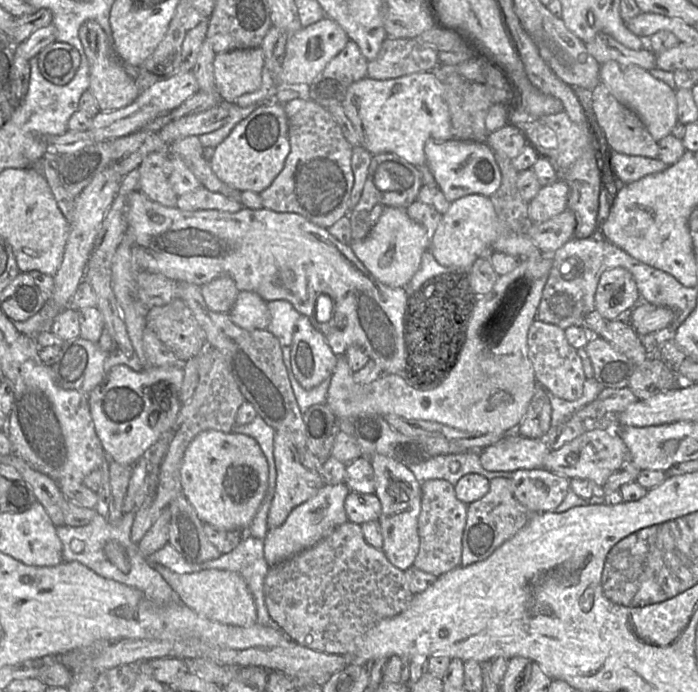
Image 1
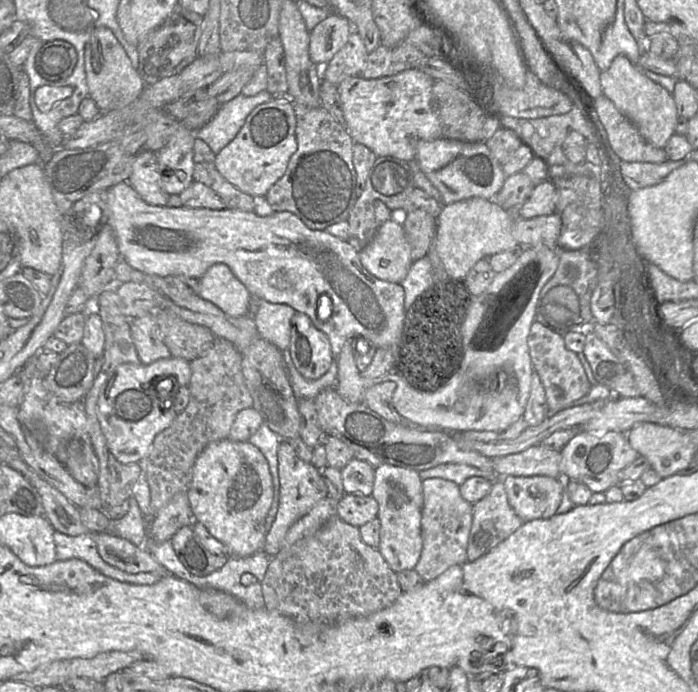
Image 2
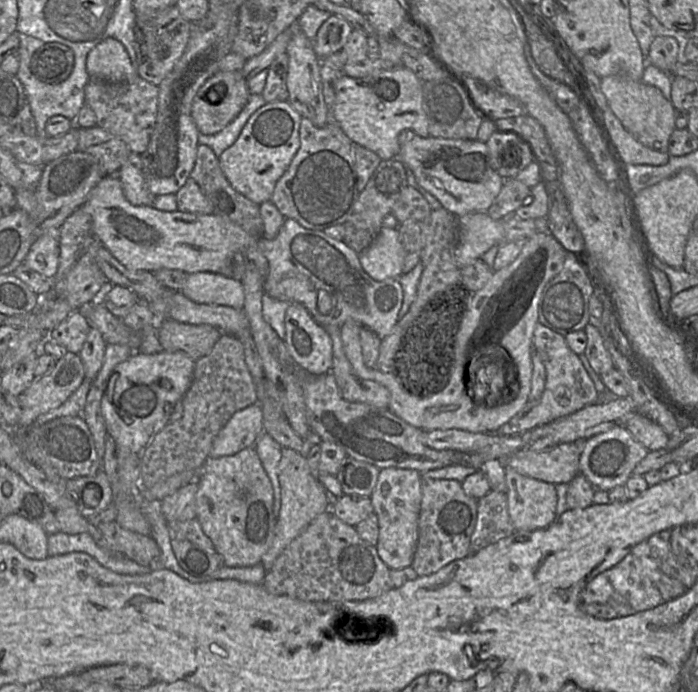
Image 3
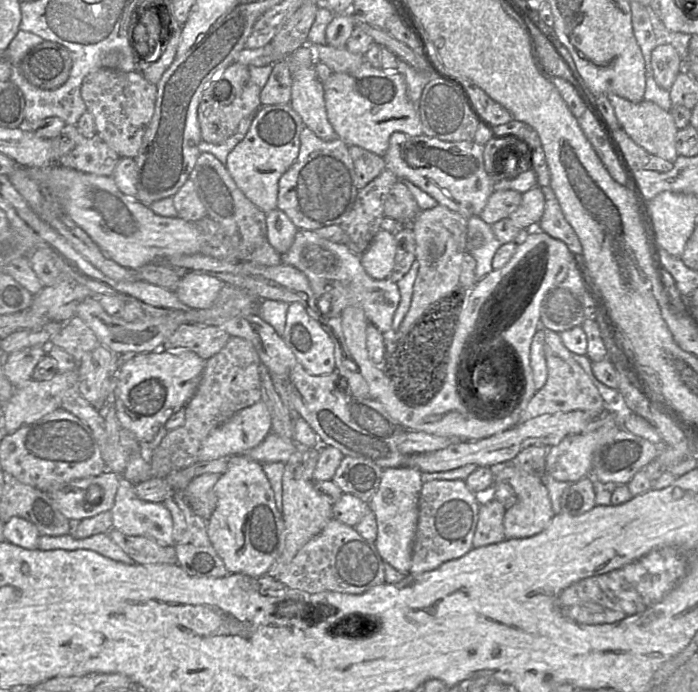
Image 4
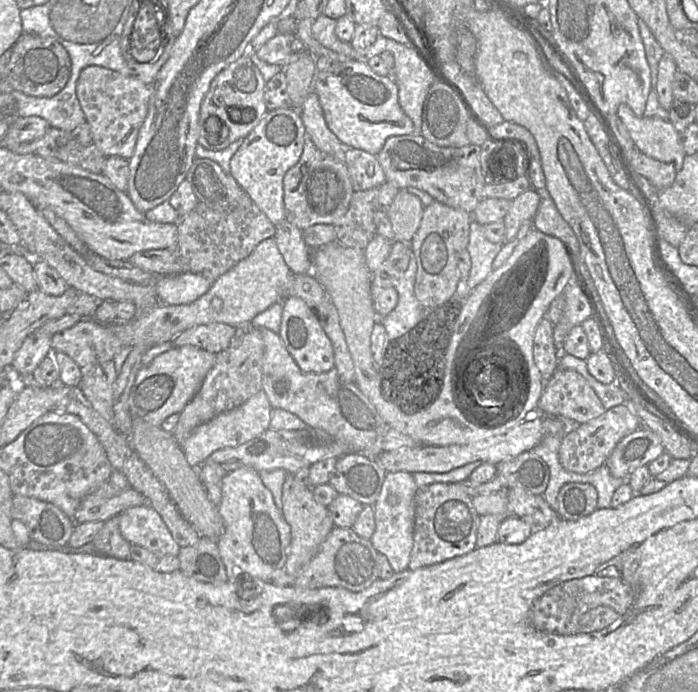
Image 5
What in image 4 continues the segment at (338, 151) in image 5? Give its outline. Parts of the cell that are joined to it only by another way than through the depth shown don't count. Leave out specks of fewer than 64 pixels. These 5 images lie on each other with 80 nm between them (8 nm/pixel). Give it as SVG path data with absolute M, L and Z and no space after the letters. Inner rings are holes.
M315 66L293 73L289 105L301 117L304 126L320 139L331 141L338 137L328 121L323 83L318 79Z

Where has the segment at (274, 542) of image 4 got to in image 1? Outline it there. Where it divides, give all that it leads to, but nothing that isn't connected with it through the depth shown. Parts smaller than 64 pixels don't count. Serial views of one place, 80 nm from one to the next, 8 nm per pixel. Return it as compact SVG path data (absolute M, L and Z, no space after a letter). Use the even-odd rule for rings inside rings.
M205 430L187 447L181 466L182 493L195 508L198 517L220 530L247 531L268 488L268 462L258 442L245 434Z

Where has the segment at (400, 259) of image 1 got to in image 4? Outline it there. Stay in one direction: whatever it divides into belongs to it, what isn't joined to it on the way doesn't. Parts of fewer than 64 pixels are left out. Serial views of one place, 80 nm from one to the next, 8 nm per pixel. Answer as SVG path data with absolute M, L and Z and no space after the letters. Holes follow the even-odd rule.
M381 230L376 234L360 260L367 274L375 280L384 280L391 274L396 255L394 233Z

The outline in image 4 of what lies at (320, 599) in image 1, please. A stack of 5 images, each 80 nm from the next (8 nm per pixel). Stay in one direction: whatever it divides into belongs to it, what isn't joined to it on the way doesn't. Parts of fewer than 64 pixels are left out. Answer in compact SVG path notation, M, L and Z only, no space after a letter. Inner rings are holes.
M332 518L275 579L291 589L312 594L323 591L361 594L385 583L384 561L373 542L364 539L354 527Z

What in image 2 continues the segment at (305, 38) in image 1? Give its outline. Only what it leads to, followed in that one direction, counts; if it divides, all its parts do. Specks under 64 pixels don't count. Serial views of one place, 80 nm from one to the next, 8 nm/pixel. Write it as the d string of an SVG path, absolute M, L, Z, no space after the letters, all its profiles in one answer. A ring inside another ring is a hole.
M331 12L309 33L311 61L319 67L325 66L344 47L353 31L352 24L346 18Z

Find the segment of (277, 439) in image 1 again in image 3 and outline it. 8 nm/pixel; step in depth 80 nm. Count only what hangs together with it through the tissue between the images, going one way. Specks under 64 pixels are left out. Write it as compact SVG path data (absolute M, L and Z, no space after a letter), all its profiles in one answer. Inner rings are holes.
M283 447L279 462L279 483L281 492L281 507L277 519L274 538L268 551L262 556L261 563L270 570L276 558L288 544L320 514L331 507L325 491L316 473L311 471L305 455L291 448Z

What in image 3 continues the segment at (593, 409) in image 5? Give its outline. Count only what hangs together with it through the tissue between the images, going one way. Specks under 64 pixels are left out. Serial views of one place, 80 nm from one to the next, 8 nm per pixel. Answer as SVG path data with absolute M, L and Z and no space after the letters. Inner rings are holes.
M538 322L534 329L532 345L540 355L546 370L546 383L541 398L528 401L522 410L498 430L486 433L495 433L501 436L524 433L595 404L598 400L598 392L593 381L580 361L579 355L568 347L565 337Z

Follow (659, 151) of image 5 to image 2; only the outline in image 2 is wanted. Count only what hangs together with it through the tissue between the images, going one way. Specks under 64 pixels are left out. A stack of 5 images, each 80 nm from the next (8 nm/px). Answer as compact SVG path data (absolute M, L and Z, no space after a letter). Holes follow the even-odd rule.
M622 55L615 57L609 69L601 72L600 82L603 94L637 126L641 136L651 145L664 149L675 133L678 119L673 94L648 78L641 68Z

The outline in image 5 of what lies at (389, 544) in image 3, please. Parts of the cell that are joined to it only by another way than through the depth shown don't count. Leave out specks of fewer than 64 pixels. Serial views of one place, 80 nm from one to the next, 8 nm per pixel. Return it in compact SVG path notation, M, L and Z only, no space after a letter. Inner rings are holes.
M387 472L380 494L373 504L375 531L370 538L377 552L383 554L395 573L408 569L414 544L415 496L418 491L413 474Z

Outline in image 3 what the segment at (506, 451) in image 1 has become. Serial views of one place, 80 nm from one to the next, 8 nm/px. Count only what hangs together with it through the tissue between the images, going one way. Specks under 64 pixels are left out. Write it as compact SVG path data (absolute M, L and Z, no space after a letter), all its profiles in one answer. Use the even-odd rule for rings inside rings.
M583 442L562 443L544 452L522 448L503 462L505 467L510 467L522 475L554 485L568 484L580 474L579 459Z

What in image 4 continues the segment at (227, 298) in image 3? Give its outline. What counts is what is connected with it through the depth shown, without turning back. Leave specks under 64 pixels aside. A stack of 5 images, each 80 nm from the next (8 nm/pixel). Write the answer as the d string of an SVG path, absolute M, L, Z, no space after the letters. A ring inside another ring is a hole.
M188 273L172 290L178 299L193 309L208 309L214 305L224 283L205 273Z

